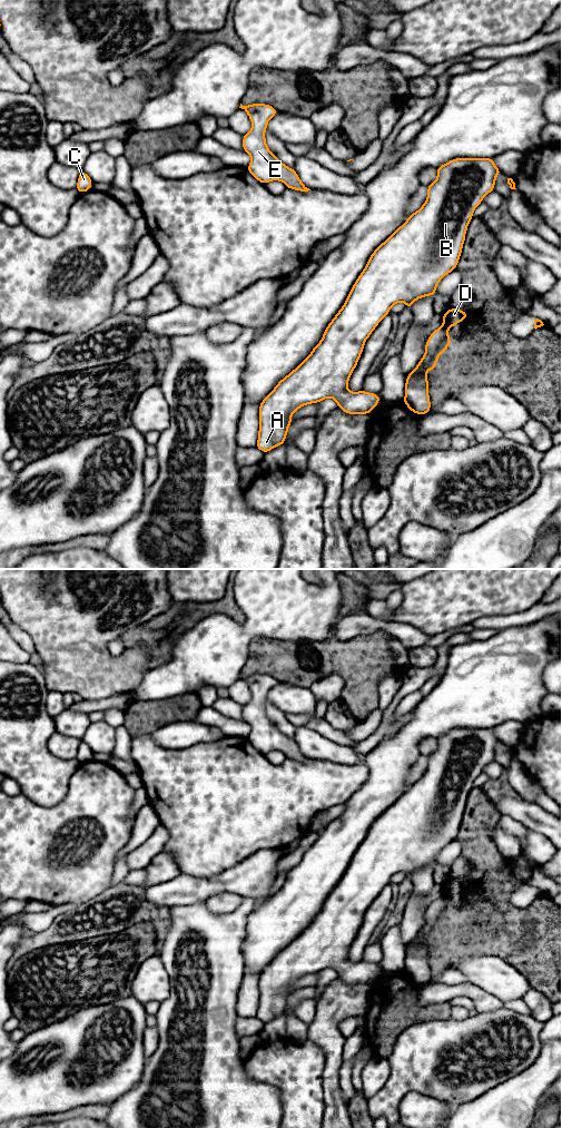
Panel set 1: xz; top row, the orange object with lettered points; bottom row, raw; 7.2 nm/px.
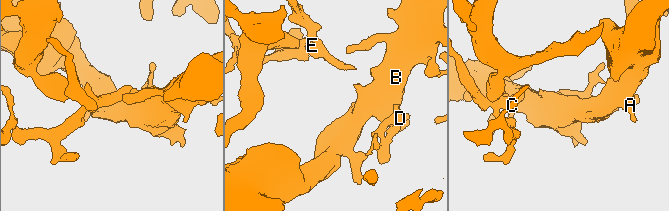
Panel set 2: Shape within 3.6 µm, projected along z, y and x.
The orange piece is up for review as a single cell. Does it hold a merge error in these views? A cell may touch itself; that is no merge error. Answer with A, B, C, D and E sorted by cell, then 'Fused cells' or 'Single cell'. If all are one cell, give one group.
Groups: A B C E / D. Fused cells

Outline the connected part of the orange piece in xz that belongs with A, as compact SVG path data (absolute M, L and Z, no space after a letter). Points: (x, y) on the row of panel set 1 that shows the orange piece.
M455 158L436 171L436 180L427 186L425 203L373 252L319 343L260 402L256 448L264 453L285 444L292 415L306 404L332 398L347 414L369 414L379 403L378 394L351 392L347 388L366 340L393 305L403 302L411 308L416 300L436 295L440 281L457 266L473 212L494 190L496 176L502 174L493 158Z

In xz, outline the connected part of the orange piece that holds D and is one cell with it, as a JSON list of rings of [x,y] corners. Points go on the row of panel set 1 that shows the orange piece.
[[[450,307],[450,310],[443,314],[443,325],[448,328],[459,324],[466,317],[469,317],[469,314],[466,312]]]

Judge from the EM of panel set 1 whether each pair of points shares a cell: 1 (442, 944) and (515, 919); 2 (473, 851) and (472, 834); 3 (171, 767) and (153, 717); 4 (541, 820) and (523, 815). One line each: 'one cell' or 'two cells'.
1: one cell
2: one cell
3: two cells
4: one cell

